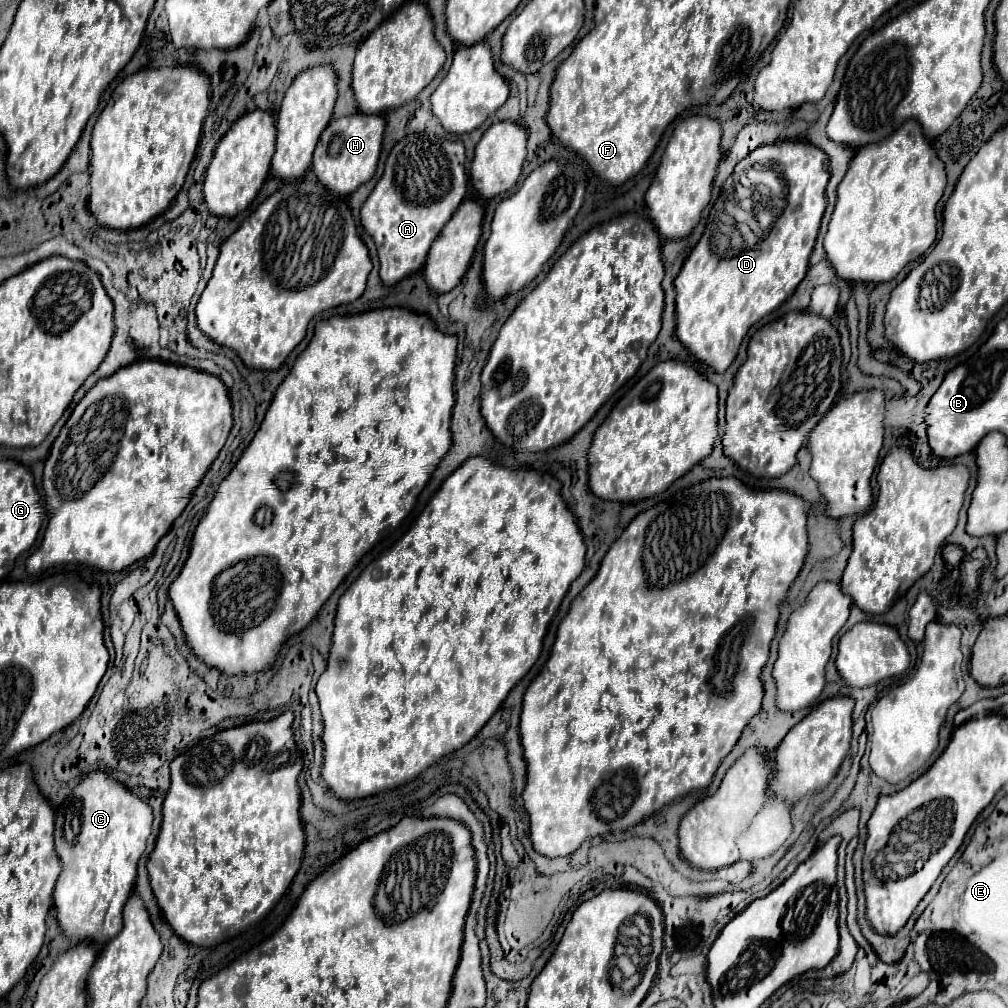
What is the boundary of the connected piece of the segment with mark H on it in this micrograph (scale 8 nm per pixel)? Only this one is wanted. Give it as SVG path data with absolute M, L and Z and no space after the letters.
M354 113L348 117L332 119L328 127L324 129L318 147L314 151L312 169L318 177L318 181L336 195L350 195L354 193L362 183L366 183L374 171L380 157L382 147L382 133L384 133L384 117L382 115L362 115Z

